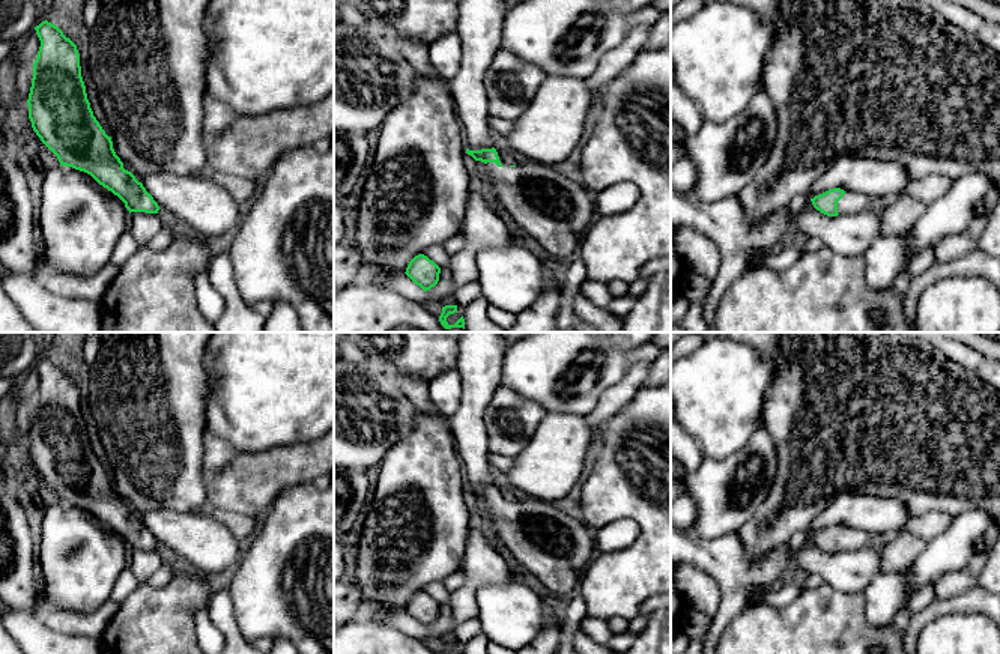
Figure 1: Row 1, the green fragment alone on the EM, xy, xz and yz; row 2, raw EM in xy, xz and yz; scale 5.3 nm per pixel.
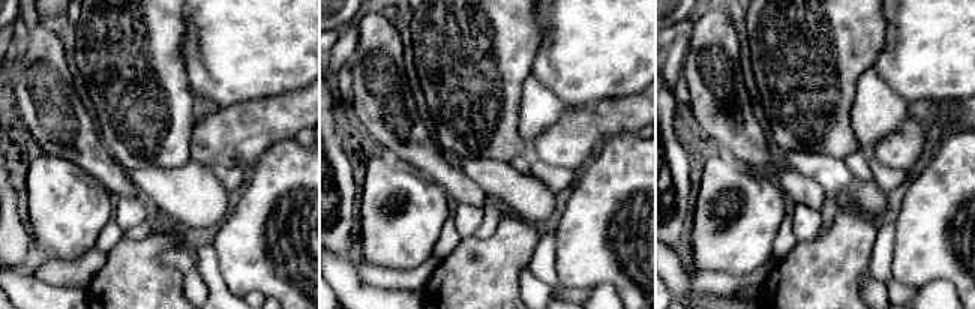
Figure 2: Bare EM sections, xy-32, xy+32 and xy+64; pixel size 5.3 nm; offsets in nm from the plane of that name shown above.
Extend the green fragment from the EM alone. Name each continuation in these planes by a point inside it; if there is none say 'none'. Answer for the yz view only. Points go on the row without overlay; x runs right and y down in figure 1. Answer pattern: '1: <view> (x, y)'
1: yz (850, 540)

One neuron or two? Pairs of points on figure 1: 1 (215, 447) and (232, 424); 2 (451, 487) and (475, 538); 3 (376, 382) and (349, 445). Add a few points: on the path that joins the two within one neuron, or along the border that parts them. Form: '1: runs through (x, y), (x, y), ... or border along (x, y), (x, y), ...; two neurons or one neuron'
1: border along (206, 427), (239, 451); two neurons
2: border along (468, 535), (460, 569); two neurons
3: runs through (361, 397), (349, 409), (349, 430); one neuron

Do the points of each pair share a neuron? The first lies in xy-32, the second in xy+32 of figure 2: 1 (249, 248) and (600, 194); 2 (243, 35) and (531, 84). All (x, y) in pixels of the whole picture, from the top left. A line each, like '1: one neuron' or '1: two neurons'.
1: one neuron
2: two neurons

